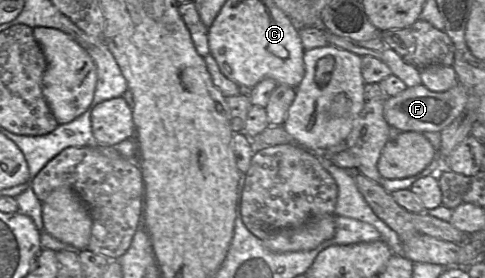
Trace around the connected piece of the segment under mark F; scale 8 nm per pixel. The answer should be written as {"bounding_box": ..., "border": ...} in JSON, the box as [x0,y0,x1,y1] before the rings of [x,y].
{"bounding_box":[383,83,467,133],"border":[[[460,83],[445,92],[434,92],[420,84],[407,87],[396,96],[386,97],[383,114],[390,127],[394,127],[401,132],[441,133],[463,112],[467,101],[466,89]]]}

